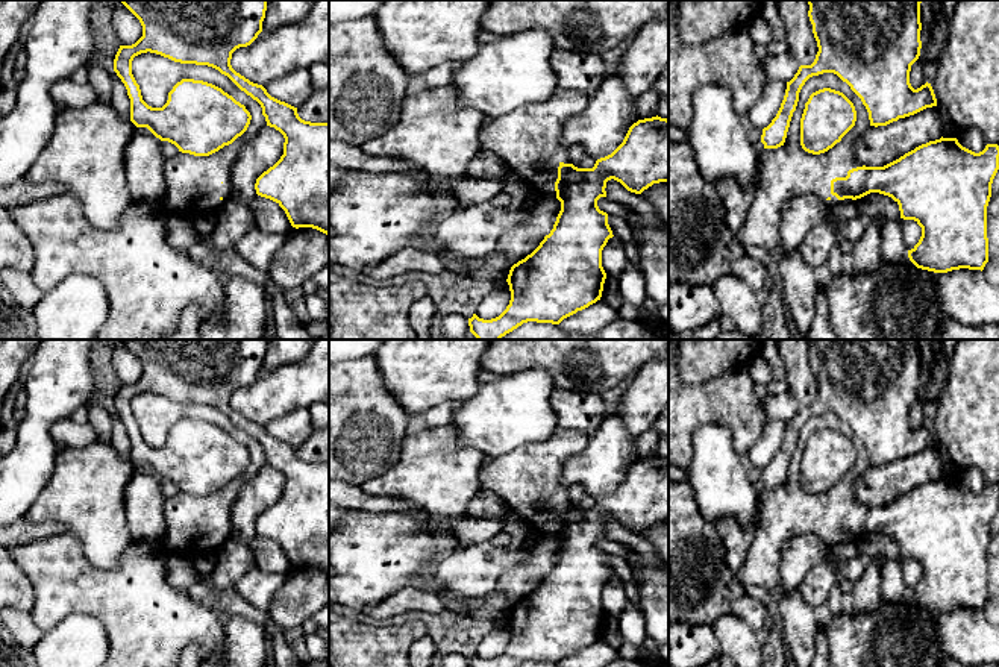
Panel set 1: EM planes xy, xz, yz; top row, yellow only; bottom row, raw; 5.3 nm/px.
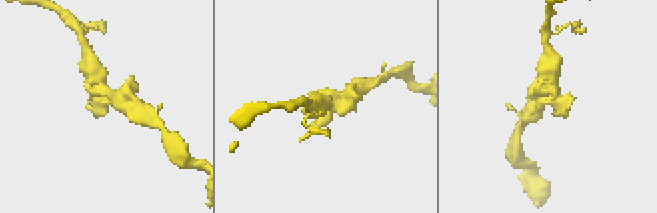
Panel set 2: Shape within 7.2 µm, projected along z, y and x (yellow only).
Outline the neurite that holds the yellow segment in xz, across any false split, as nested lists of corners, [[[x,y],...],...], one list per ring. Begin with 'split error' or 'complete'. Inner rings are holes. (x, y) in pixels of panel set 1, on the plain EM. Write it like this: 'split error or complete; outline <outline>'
split error; outline [[[558,426],[544,441],[518,446],[506,455],[491,458],[481,468],[481,485],[494,491],[508,506],[508,511],[520,515],[532,531],[541,537],[556,537],[561,541],[561,550],[553,568],[540,585],[525,599],[514,603],[508,614],[511,640],[506,649],[496,658],[484,659],[473,653],[468,658],[470,667],[518,667],[528,661],[559,664],[564,658],[596,643],[602,637],[606,612],[602,606],[602,590],[612,570],[608,564],[608,553],[600,550],[597,540],[606,537],[606,521],[614,518],[628,531],[641,534],[653,523],[669,521],[669,459],[652,456],[634,462],[623,482],[608,496],[596,500],[593,508],[578,508],[570,502],[568,490],[561,484],[564,462],[581,453],[590,435]]]

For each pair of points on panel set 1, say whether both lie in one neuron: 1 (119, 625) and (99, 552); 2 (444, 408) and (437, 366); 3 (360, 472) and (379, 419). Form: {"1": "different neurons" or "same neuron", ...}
{"1": "different neurons", "2": "different neurons", "3": "same neuron"}

